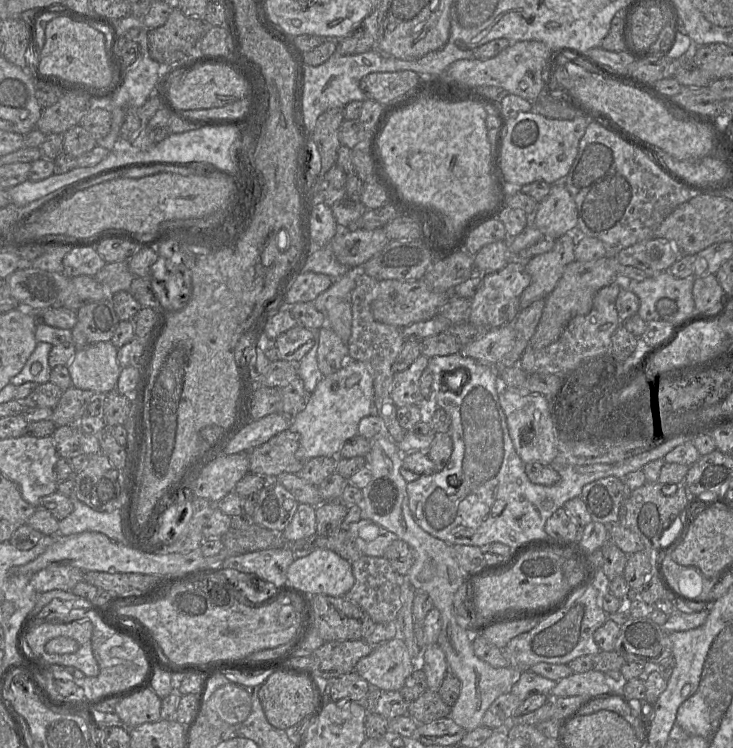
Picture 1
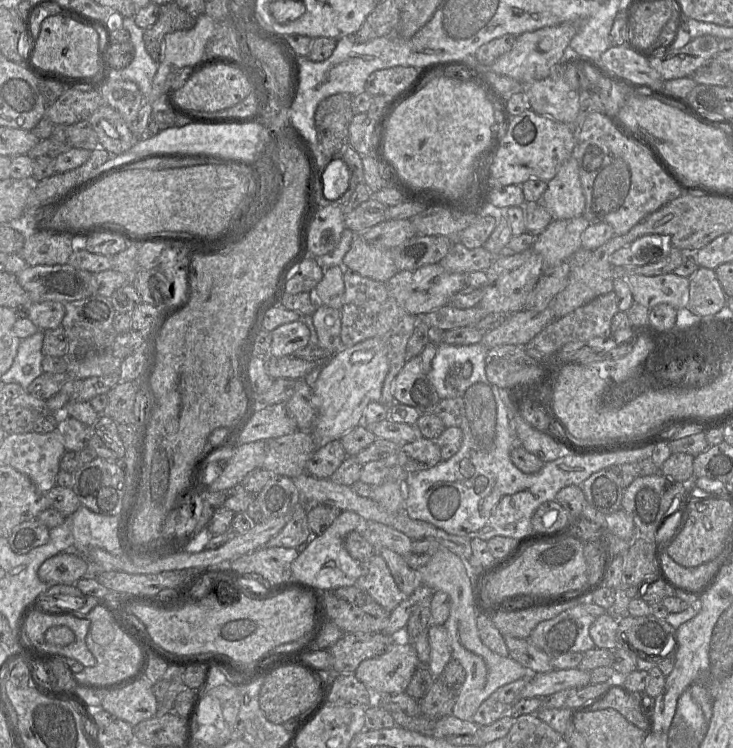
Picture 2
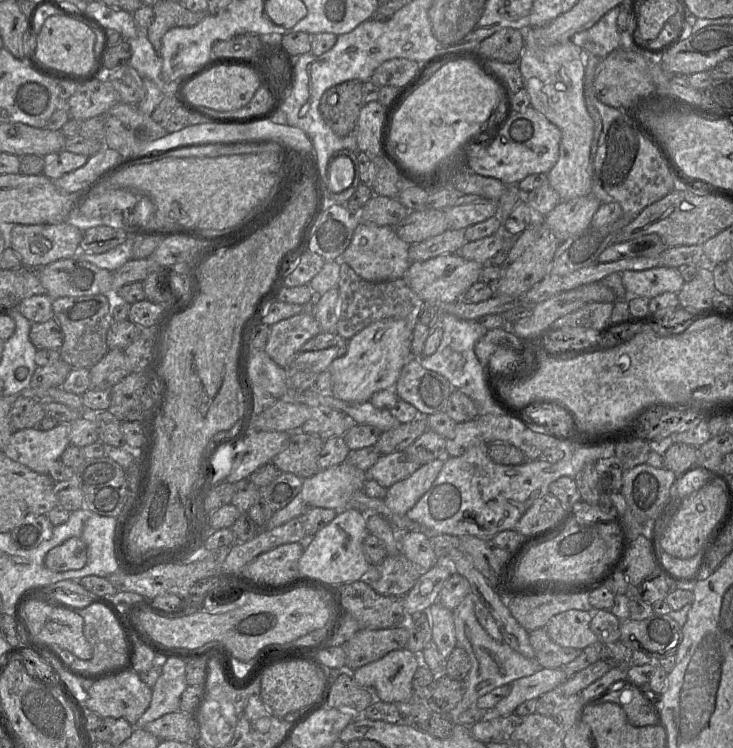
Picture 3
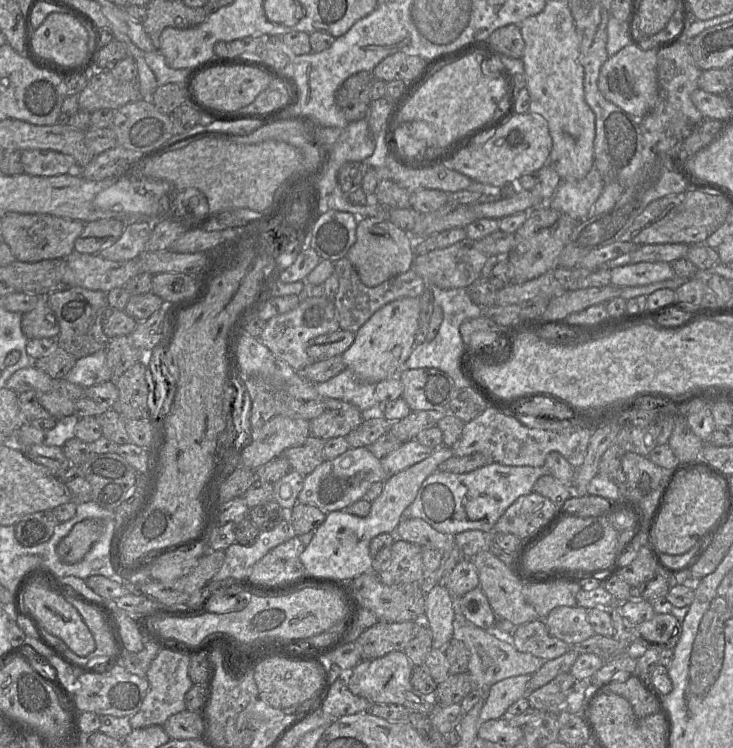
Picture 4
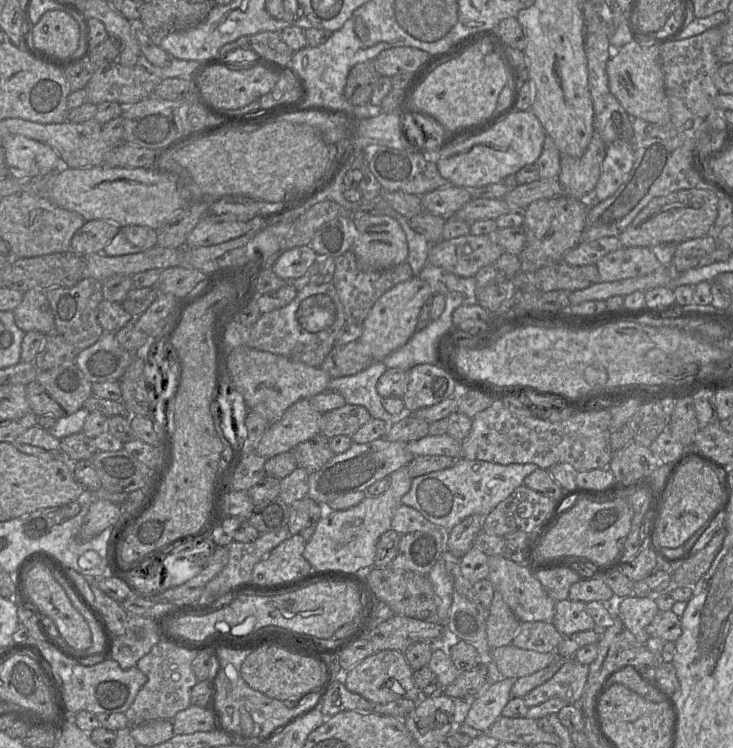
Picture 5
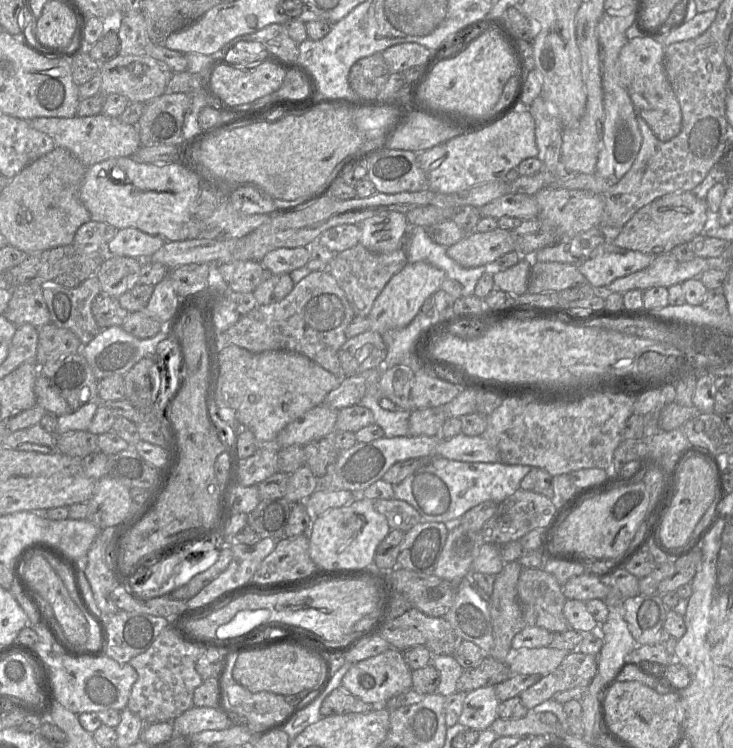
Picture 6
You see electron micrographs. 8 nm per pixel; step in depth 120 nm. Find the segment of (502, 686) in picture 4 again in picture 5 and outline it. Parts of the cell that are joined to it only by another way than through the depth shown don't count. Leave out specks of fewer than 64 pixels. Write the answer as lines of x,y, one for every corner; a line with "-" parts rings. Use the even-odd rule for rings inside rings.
501,677
476,695
464,723
479,732
487,732
511,699
511,688
515,680

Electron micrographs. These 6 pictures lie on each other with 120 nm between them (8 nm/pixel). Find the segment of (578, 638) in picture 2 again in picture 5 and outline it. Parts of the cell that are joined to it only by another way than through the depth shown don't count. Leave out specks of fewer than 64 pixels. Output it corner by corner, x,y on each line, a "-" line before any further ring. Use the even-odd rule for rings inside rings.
569,599
556,602
552,624
561,635
596,629
586,604

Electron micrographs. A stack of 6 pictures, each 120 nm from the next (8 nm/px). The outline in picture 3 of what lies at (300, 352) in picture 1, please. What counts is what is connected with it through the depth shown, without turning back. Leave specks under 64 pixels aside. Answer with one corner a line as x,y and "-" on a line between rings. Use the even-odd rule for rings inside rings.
302,312
270,326
264,351
278,366
288,369
301,346
321,332
314,315

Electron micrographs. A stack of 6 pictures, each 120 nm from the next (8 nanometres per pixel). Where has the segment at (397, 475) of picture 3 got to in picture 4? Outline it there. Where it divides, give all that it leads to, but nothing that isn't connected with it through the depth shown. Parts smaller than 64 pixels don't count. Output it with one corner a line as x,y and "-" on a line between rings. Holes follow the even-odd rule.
413,439
404,442
400,448
380,461
385,474
389,477
427,459
434,451
434,448
424,446

